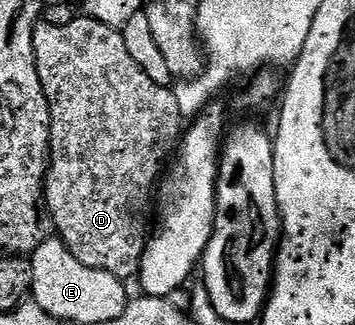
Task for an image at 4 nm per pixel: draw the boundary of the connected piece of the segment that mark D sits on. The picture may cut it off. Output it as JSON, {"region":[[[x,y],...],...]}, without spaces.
{"region":[[[75,18],[67,22],[67,26],[38,23],[37,29],[33,32],[33,45],[35,46],[35,62],[39,70],[39,82],[43,86],[49,103],[50,165],[49,172],[45,176],[45,204],[49,207],[52,227],[59,239],[71,250],[71,254],[75,254],[75,258],[83,262],[83,266],[91,266],[95,270],[107,270],[107,274],[118,276],[122,282],[128,281],[128,276],[136,277],[141,270],[145,241],[151,228],[151,209],[155,204],[155,185],[162,179],[163,169],[170,157],[178,151],[179,141],[183,136],[181,104],[177,101],[172,87],[164,88],[159,86],[159,82],[151,82],[151,78],[147,78],[147,74],[139,70],[135,58],[131,58],[131,54],[127,51],[127,44],[123,42],[120,31],[98,20]]]}

